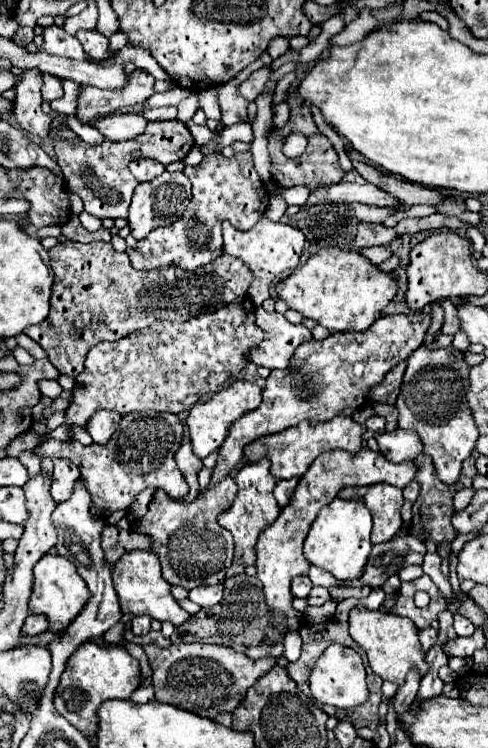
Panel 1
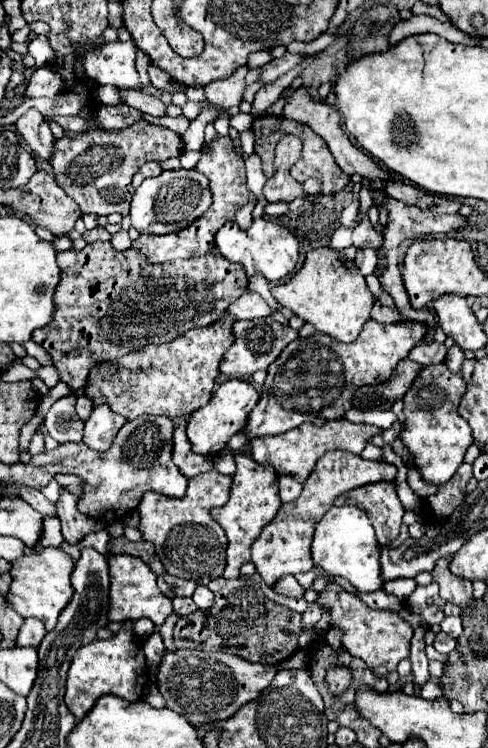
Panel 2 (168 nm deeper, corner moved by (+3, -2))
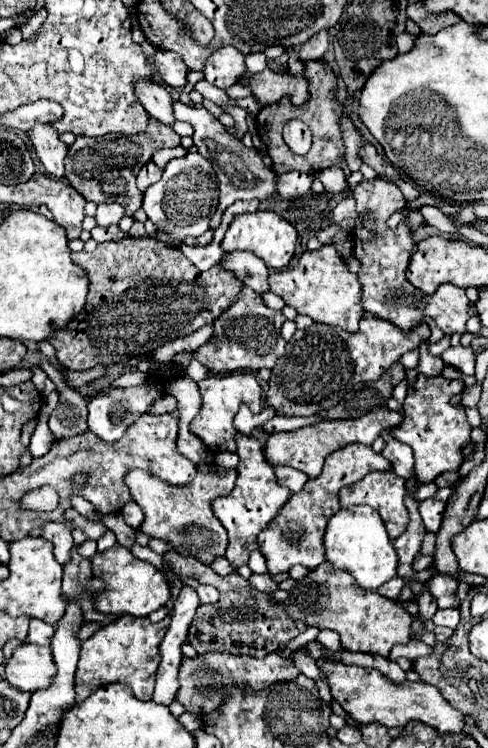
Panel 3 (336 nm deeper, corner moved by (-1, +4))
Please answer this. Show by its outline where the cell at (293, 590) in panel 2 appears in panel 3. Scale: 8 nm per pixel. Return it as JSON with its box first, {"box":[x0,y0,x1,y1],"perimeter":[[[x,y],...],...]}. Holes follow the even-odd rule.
{"box":[249,573,277,593],"perimeter":[[[253,573],[251,579],[249,579],[249,583],[251,583],[255,589],[263,591],[263,593],[273,593],[273,591],[277,589],[277,583],[275,583],[269,575],[257,575],[257,573]]]}

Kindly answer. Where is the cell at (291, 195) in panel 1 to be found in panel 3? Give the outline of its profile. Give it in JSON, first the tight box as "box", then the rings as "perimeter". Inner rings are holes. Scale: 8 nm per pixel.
{"box":[315,167,347,193],"perimeter":[[[339,167],[323,169],[323,171],[319,171],[315,177],[325,185],[325,189],[327,189],[329,193],[341,193],[341,191],[347,187],[347,183],[345,183],[345,173],[343,173],[343,169],[339,169]]]}

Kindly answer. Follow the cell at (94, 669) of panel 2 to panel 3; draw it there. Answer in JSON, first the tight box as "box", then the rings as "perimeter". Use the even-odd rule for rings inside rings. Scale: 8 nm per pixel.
{"box":[75,615,171,701],"perimeter":[[[123,615],[117,621],[97,629],[87,641],[81,643],[81,657],[75,673],[77,701],[87,699],[97,687],[107,683],[125,683],[133,689],[137,699],[149,701],[153,695],[155,671],[161,661],[159,641],[163,641],[163,633],[167,631],[169,623],[171,615],[167,615],[163,621],[155,625],[147,617]]]}

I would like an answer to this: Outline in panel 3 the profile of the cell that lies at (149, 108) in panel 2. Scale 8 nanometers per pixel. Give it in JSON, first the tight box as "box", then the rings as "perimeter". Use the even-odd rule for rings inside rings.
{"box":[173,101,275,229],"perimeter":[[[181,101],[173,103],[173,111],[175,117],[179,121],[187,121],[193,125],[195,135],[193,135],[193,143],[199,149],[199,153],[203,157],[207,157],[219,177],[219,209],[215,211],[211,217],[211,229],[216,229],[221,224],[221,215],[223,211],[233,205],[237,199],[267,199],[273,191],[275,191],[275,174],[263,166],[260,153],[254,148],[241,145],[241,141],[237,141],[231,133],[227,133],[227,129],[203,107],[187,107]]]}

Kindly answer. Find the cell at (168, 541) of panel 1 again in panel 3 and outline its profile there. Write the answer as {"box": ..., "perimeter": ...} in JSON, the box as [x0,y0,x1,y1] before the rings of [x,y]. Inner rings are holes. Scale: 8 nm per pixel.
{"box":[125,463,237,565],"perimeter":[[[213,463],[213,465],[199,465],[195,479],[183,487],[167,485],[165,481],[159,481],[155,475],[141,469],[133,469],[131,473],[127,473],[125,483],[129,485],[133,499],[141,505],[145,513],[143,525],[139,525],[141,533],[147,533],[155,539],[165,539],[175,547],[177,553],[191,555],[211,565],[213,559],[225,555],[227,549],[227,531],[213,515],[211,501],[215,497],[231,493],[235,479],[237,479],[235,469],[225,469]]]}

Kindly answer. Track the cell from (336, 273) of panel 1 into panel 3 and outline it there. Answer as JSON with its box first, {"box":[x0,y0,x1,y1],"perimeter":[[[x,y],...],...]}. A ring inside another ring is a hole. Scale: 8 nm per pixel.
{"box":[269,245,363,333],"perimeter":[[[323,245],[317,251],[305,251],[293,269],[271,273],[269,285],[271,291],[285,301],[285,305],[293,307],[301,315],[309,315],[317,323],[337,325],[351,333],[359,327],[363,317],[361,285],[357,275],[345,267],[333,245]]]}

